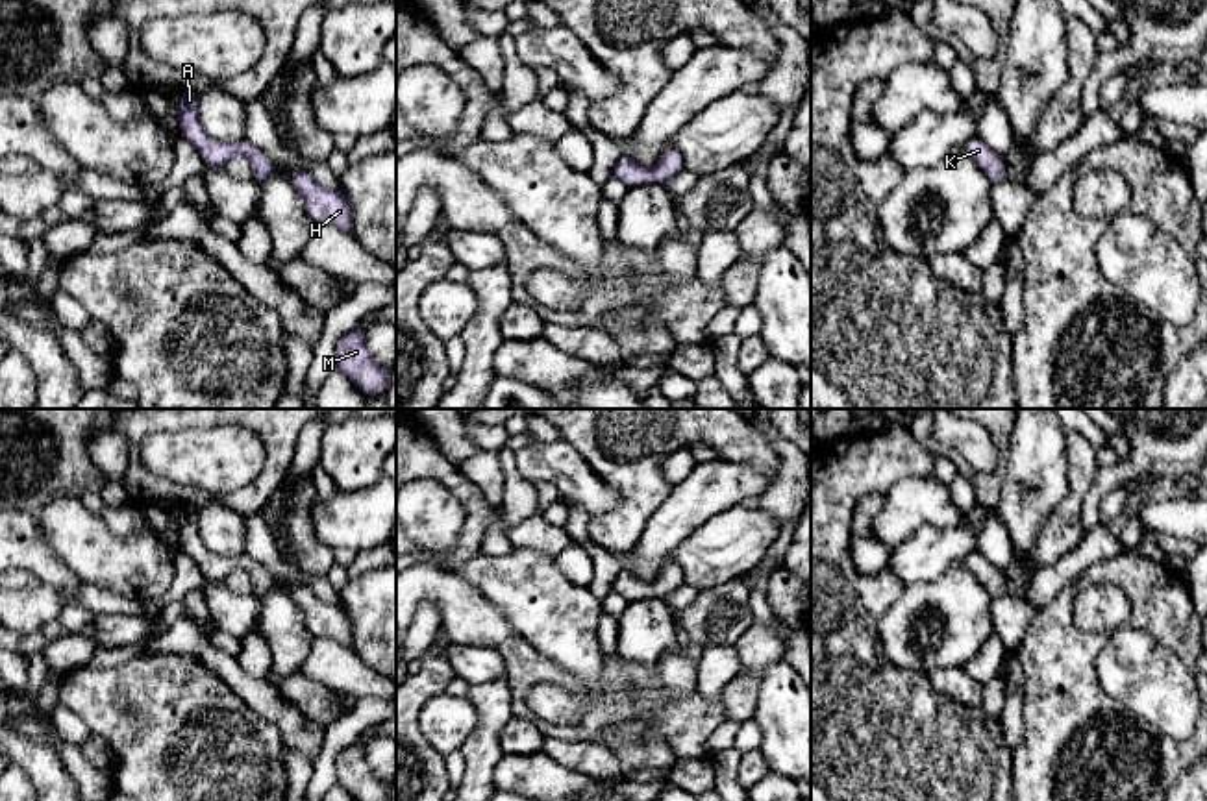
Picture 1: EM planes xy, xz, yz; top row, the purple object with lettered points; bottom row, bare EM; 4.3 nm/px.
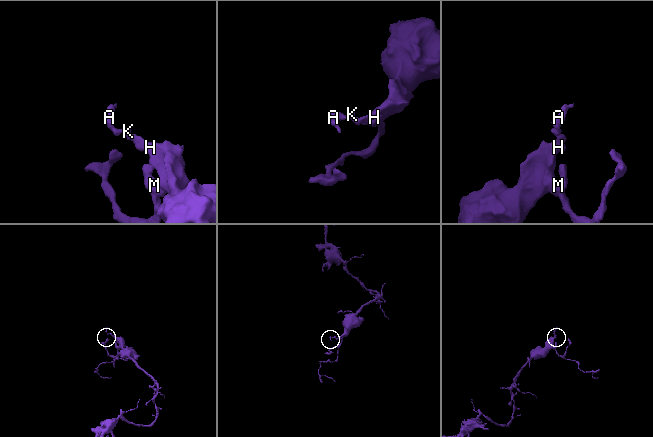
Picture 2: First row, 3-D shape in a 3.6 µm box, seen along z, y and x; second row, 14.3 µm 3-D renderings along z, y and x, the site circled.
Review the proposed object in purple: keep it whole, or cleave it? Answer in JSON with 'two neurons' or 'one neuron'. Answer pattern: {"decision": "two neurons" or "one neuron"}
{"decision": "one neuron"}

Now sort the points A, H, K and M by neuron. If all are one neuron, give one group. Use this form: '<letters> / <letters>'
A H K M

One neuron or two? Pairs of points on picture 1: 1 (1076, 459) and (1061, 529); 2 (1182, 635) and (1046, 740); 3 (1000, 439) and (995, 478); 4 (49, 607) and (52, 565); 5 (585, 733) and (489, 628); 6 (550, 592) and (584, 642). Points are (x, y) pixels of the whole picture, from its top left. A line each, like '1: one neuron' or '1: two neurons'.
1: one neuron
2: one neuron
3: one neuron
4: two neurons
5: one neuron
6: one neuron

